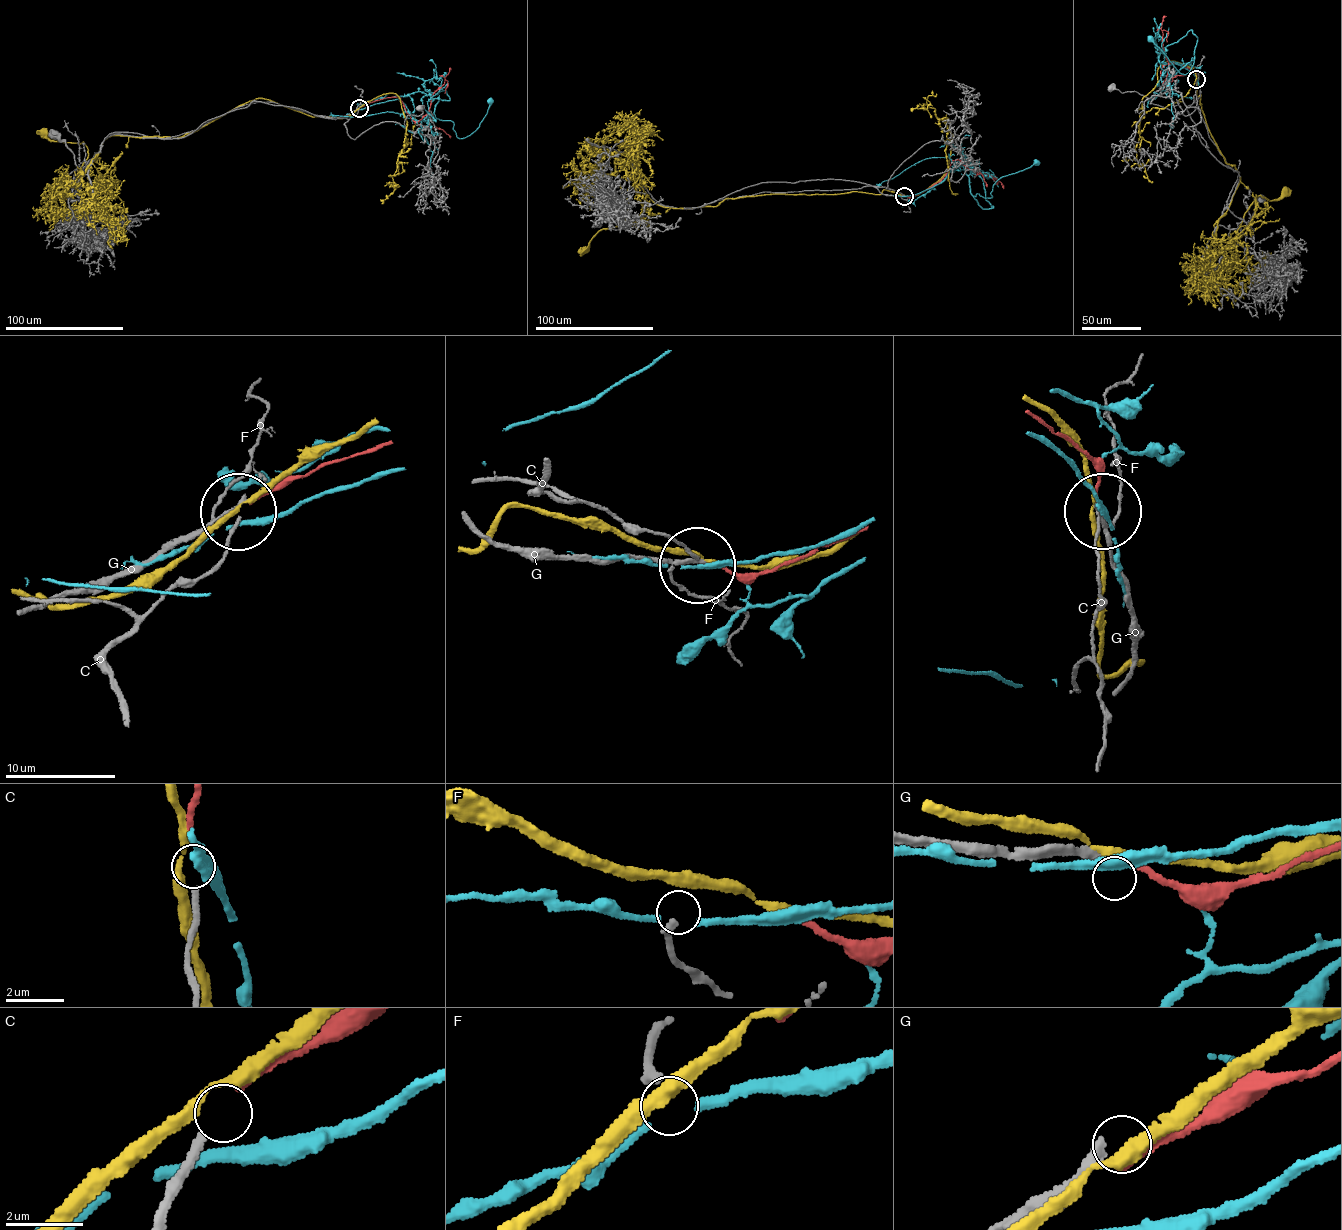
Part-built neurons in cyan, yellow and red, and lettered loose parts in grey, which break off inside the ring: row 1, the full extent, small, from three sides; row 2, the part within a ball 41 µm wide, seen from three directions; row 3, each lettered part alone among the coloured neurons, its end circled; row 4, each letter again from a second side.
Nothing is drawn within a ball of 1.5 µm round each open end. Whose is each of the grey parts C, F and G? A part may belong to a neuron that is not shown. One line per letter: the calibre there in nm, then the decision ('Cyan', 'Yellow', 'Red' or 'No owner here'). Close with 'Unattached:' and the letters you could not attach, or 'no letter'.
C: Thickness 220 nm. Red
F: Thickness 240 nm. Cyan
G: Thickness 320 nm. No owner here
Unattached: G

